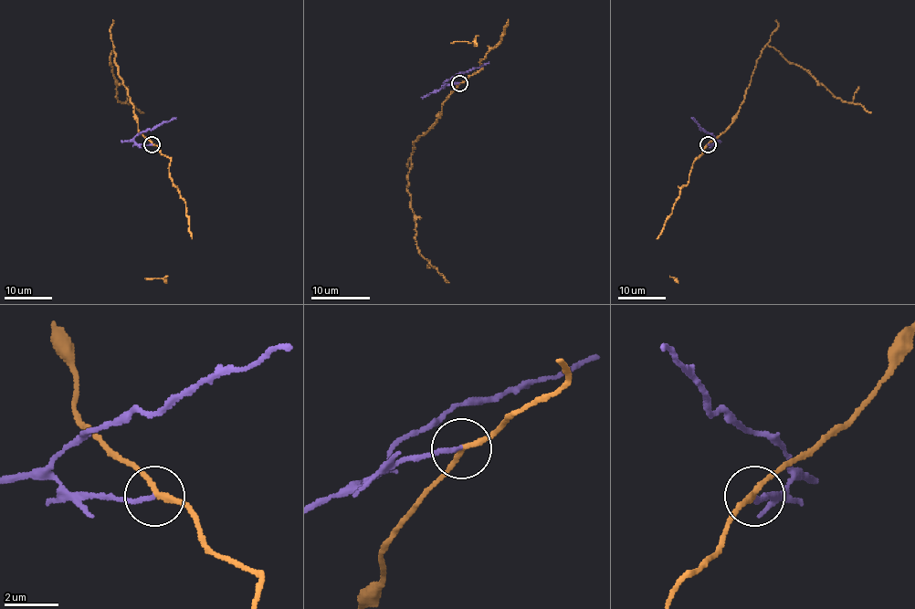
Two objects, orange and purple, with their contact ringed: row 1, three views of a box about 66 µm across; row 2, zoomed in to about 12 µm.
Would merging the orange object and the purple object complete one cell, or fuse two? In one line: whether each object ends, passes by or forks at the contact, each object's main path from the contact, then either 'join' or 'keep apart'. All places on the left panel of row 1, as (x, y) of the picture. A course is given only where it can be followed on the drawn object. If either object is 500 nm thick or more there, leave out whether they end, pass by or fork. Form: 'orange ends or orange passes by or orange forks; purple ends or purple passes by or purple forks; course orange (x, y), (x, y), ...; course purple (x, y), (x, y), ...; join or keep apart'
orange passes by; purple ends; course orange (152, 144), (138, 130), (134, 107), (112, 45), (109, 64), (116, 83), (116, 97), (143, 113); course purple (152, 144), (138, 144), (134, 138), (176, 118); keep apart

